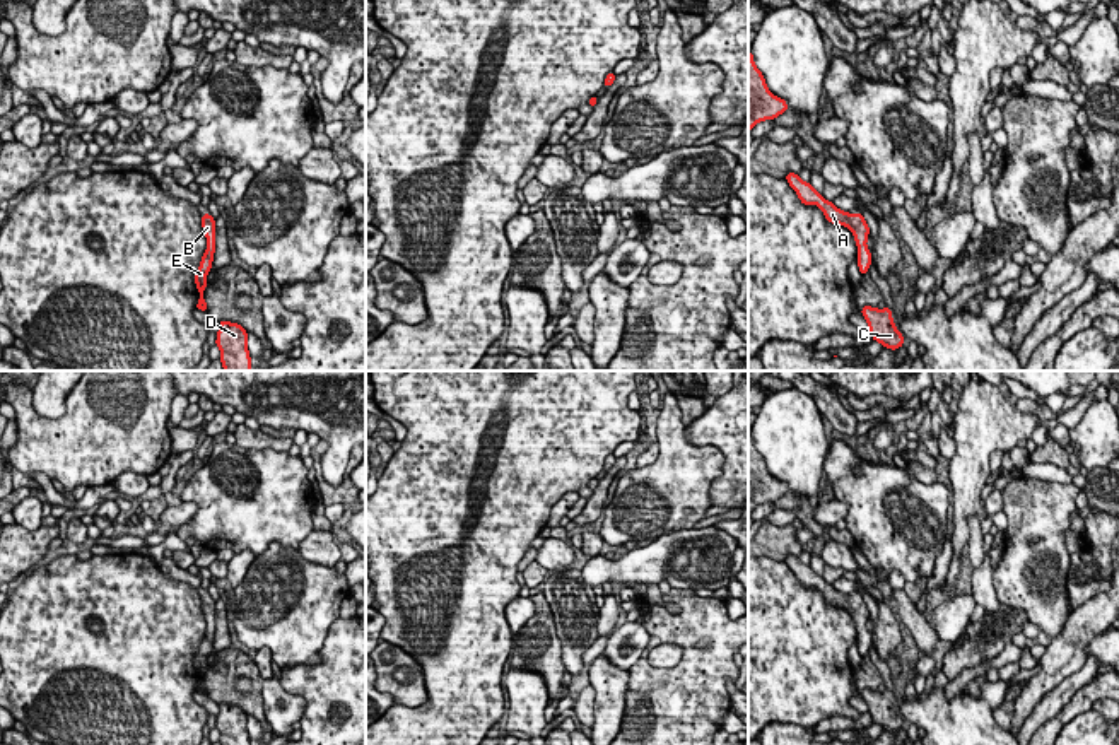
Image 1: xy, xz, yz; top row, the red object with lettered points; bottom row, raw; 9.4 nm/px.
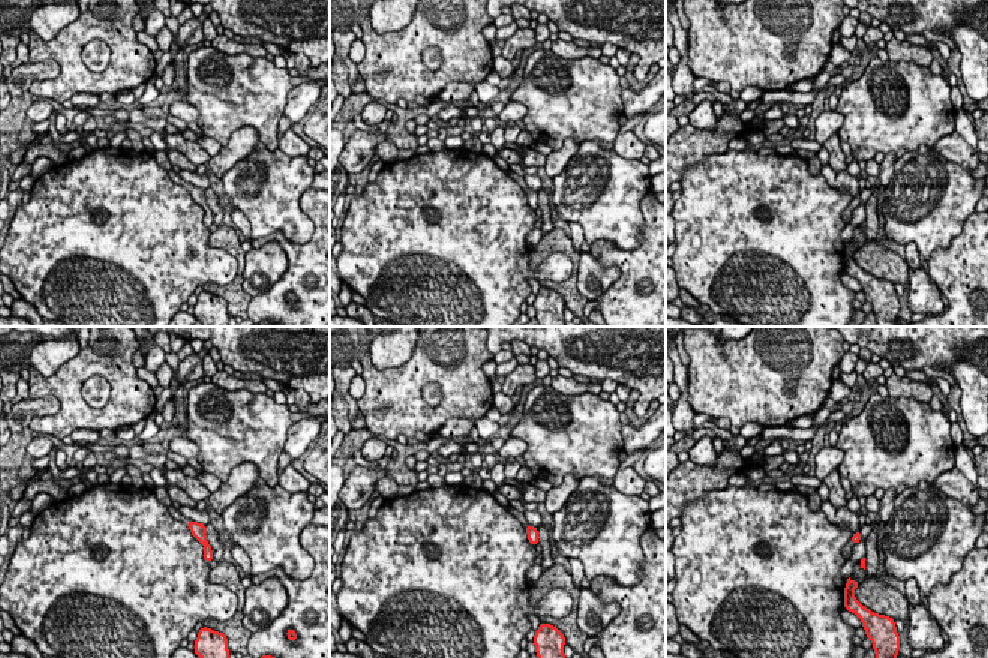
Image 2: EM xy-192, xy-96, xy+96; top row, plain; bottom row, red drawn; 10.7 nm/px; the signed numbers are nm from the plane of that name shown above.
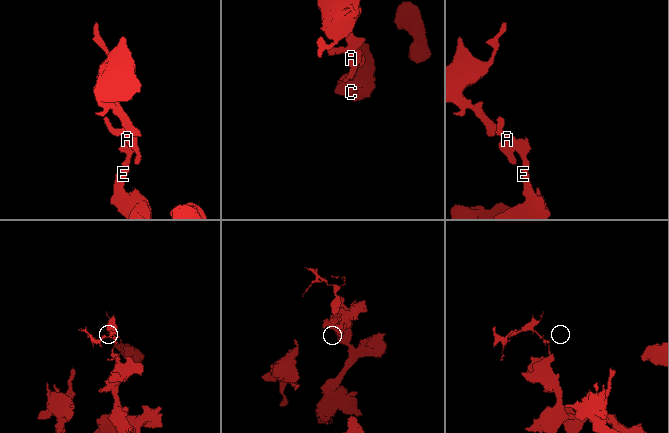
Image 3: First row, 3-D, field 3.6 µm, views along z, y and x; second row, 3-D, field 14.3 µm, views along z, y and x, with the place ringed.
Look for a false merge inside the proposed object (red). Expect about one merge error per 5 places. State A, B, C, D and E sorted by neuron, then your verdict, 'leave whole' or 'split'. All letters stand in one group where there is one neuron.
A B C D E; leave whole

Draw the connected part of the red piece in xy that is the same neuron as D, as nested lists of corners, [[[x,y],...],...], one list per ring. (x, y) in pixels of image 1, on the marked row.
[[[219,321],[215,345],[220,349],[220,362],[224,371],[251,371],[251,357],[248,350],[248,331],[231,321]]]

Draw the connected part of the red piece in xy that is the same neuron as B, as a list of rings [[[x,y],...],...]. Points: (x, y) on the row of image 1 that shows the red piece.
[[[203,214],[202,227],[207,238],[207,249],[195,273],[195,285],[198,287],[198,294],[200,294],[198,304],[195,308],[200,311],[208,311],[207,302],[203,299],[203,290],[208,282],[207,273],[212,270],[212,261],[214,261],[214,253],[215,253],[215,219],[210,214]]]

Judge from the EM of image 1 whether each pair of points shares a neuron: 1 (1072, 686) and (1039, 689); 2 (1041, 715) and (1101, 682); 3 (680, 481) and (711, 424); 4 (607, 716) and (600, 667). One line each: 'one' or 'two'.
1: two
2: two
3: two
4: one

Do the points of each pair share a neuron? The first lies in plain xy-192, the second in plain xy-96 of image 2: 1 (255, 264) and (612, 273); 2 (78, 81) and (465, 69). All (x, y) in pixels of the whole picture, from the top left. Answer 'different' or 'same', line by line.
1: same
2: same

